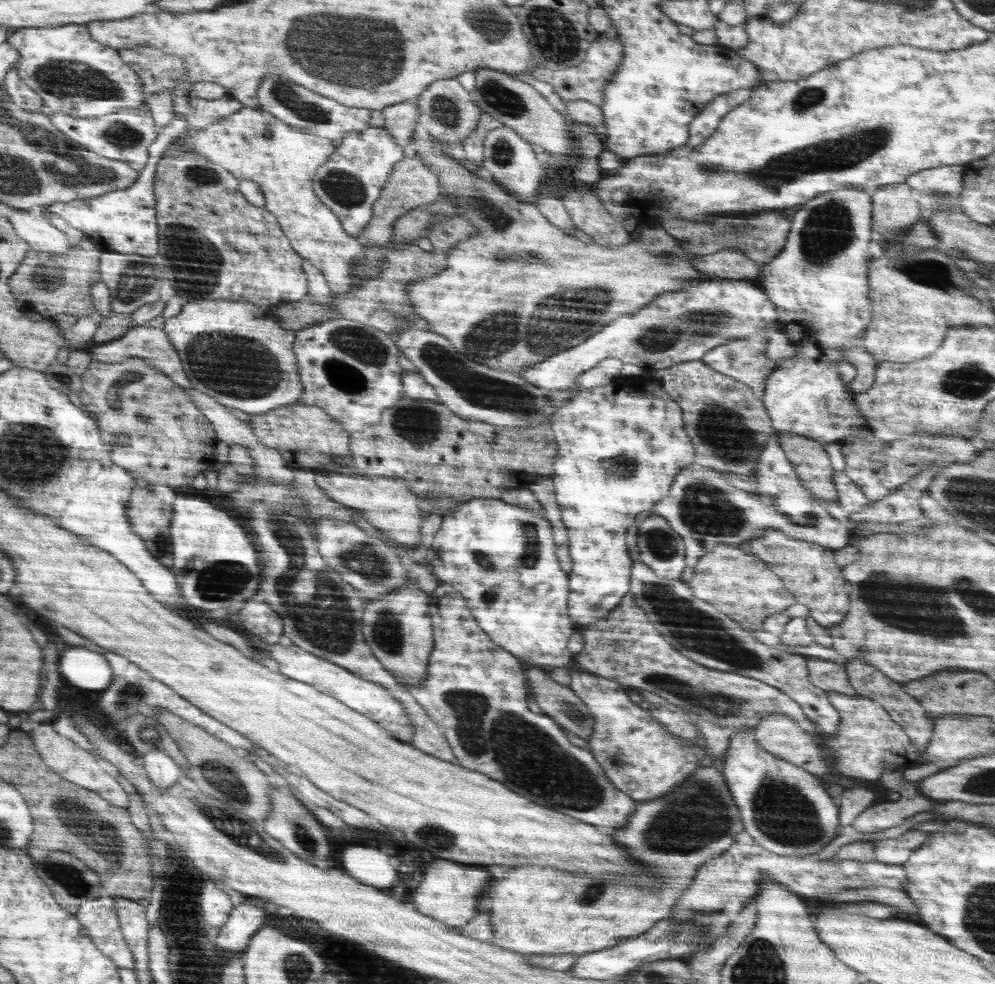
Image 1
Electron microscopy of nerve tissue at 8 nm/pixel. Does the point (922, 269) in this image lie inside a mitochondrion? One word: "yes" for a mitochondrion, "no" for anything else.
yes

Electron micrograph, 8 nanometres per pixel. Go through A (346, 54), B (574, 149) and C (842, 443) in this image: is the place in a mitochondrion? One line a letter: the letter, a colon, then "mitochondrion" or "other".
A: mitochondrion
B: other
C: other

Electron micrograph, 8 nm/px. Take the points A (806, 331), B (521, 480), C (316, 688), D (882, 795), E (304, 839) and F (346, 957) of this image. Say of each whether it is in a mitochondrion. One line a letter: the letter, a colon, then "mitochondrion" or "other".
A: other
B: other
C: other
D: other
E: mitochondrion
F: other

